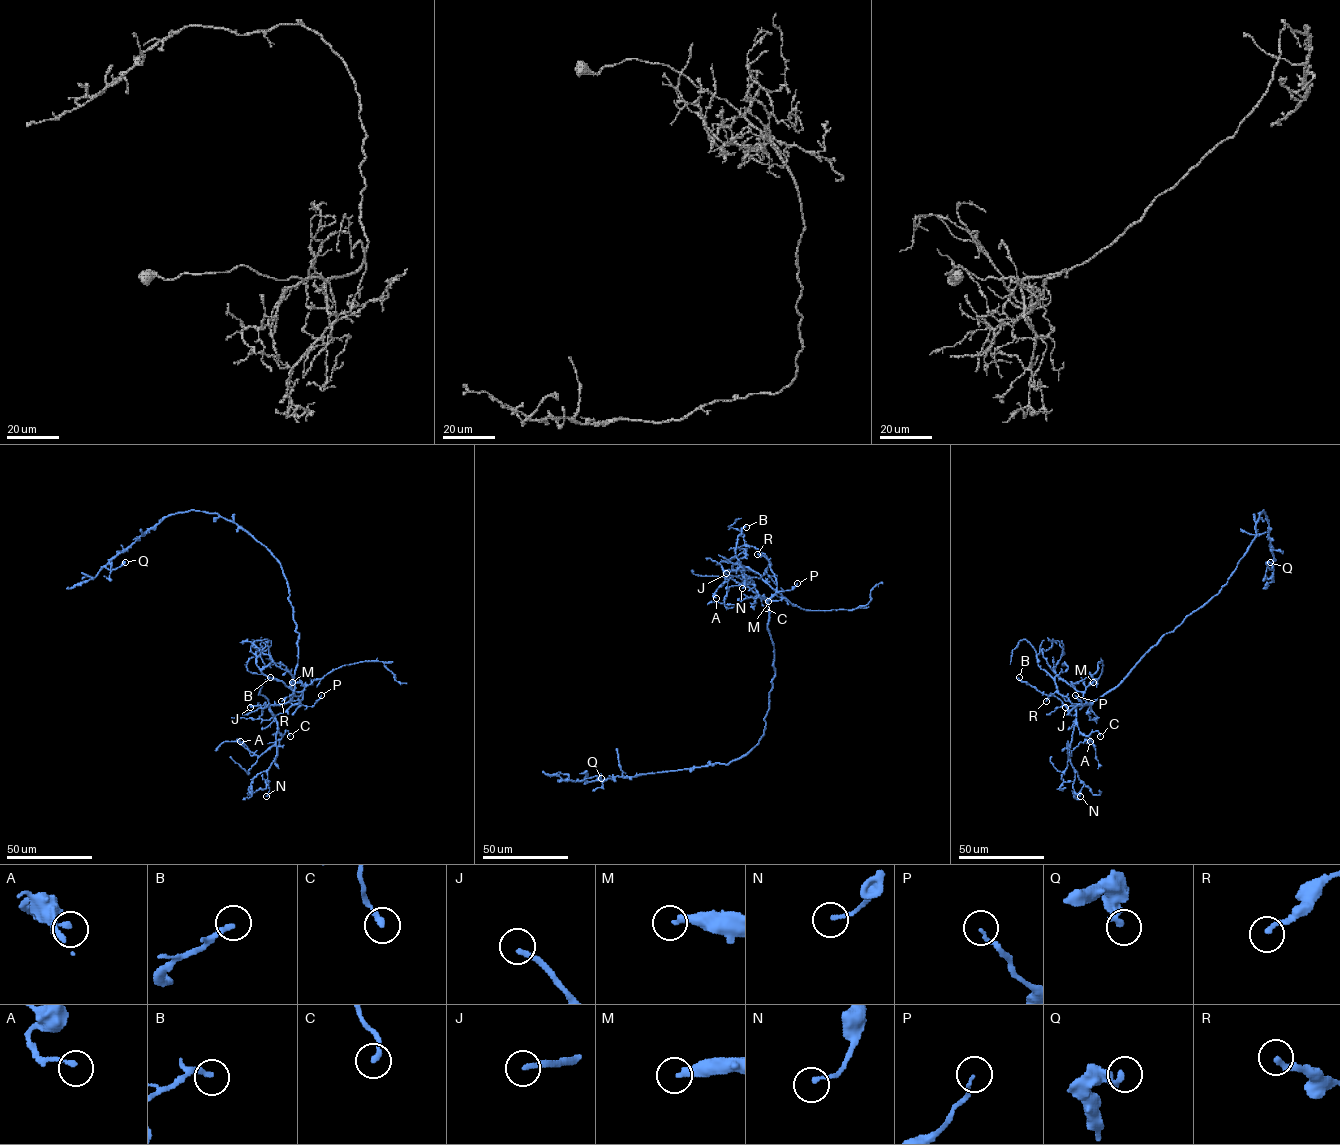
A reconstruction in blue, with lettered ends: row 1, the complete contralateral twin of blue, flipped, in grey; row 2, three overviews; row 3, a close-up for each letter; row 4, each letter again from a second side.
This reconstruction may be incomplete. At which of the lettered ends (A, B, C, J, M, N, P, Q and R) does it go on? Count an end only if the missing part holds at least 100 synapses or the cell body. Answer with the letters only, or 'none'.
J

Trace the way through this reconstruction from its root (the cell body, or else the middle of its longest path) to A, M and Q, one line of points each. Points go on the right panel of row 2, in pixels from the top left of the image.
A: (1206, 603), (1173, 631), (1164, 634), (1118, 686), (1089, 704), (1076, 707), (1068, 756), (1080, 742), (1090, 741)
M: (1206, 603), (1173, 631), (1164, 634), (1118, 686), (1090, 705), (1084, 699), (1083, 692), (1093, 682)
Q: (1206, 603), (1227, 583), (1256, 536), (1256, 523), (1263, 510), (1273, 557), (1270, 569), (1267, 563), (1270, 562)

